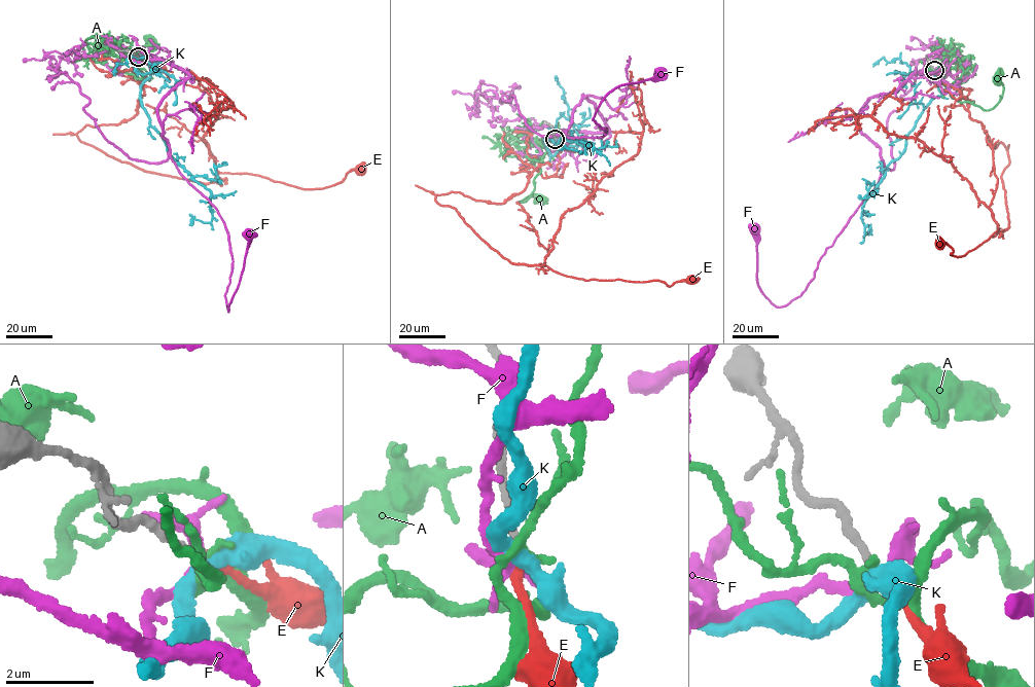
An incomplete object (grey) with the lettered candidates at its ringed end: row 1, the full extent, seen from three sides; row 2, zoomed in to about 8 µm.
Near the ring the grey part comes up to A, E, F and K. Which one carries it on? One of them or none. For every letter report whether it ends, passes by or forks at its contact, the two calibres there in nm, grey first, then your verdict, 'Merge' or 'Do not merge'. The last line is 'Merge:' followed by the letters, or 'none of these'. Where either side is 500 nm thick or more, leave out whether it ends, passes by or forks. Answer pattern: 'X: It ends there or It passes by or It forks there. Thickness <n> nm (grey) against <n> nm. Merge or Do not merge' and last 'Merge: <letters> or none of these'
A: It passes by. Thickness 180 nm (grey) against 200 nm. Do not merge
E: It ends there. Thickness 170 nm (grey) against 180 nm. Merge
F: It forks there. Thickness 170 nm (grey) against 220 nm. Do not merge
K: It passes by. Thickness 180 nm (grey) against 340 nm. Do not merge
Merge: E

